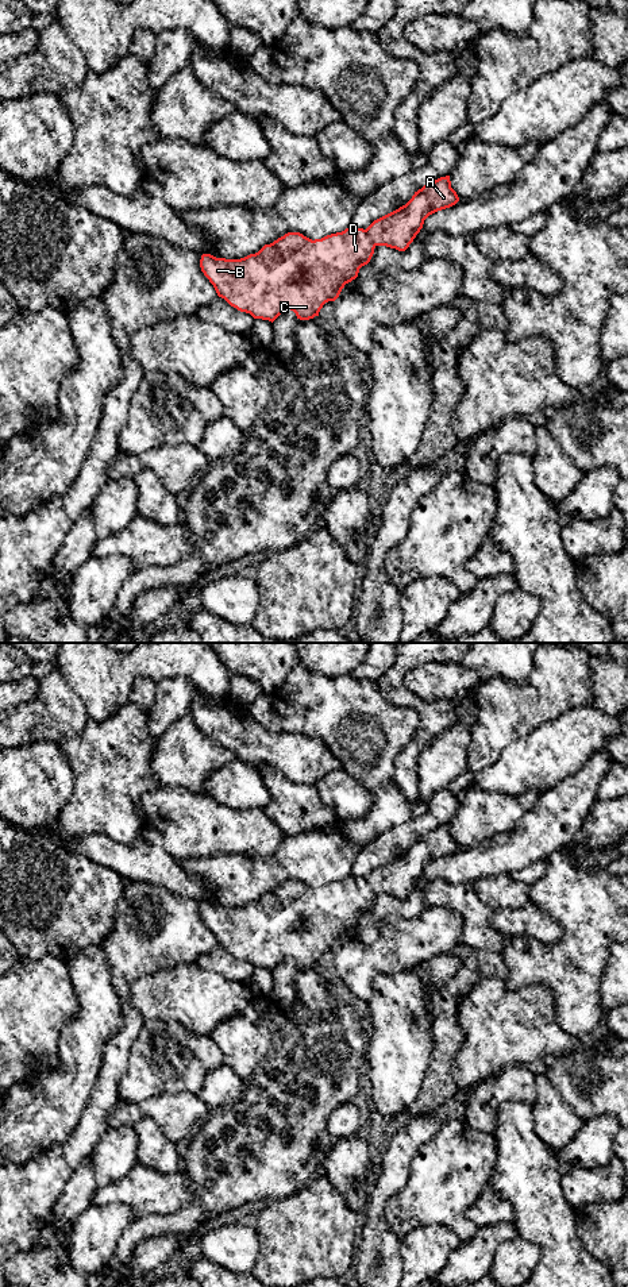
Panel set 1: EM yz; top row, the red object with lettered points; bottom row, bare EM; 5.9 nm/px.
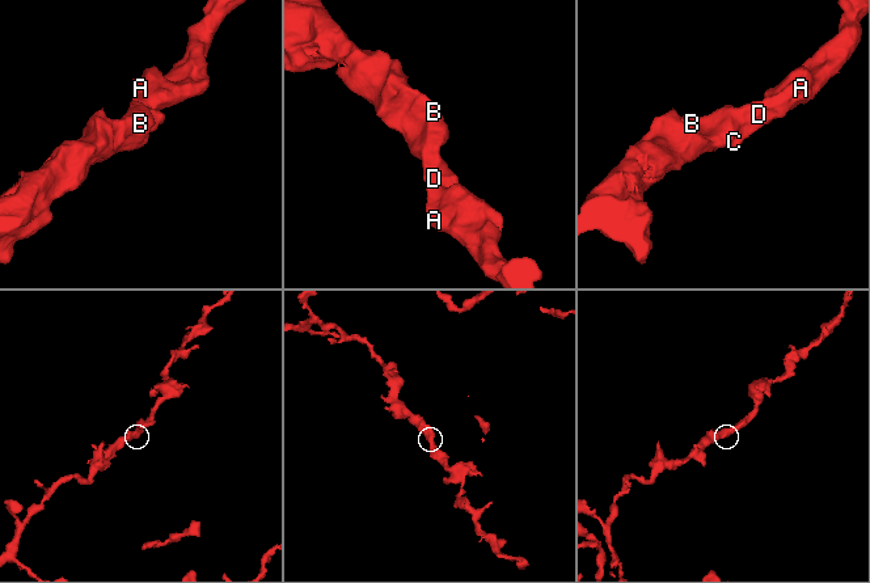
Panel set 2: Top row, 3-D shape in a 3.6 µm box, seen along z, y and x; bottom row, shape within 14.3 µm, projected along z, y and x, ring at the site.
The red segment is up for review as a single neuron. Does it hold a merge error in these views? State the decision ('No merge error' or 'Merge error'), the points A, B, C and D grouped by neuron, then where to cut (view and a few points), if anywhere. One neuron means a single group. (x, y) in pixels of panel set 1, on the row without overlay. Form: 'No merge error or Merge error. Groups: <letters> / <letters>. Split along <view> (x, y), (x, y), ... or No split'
No merge error. Groups: A B C D. No split

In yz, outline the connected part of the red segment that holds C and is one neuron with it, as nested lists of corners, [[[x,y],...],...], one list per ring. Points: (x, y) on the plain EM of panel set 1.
[[[450,824],[440,825],[366,878],[350,874],[315,889],[288,881],[240,908],[203,902],[200,916],[219,945],[254,967],[273,971],[290,957],[297,967],[309,968],[358,925],[377,894],[405,899],[429,863],[458,849]]]

